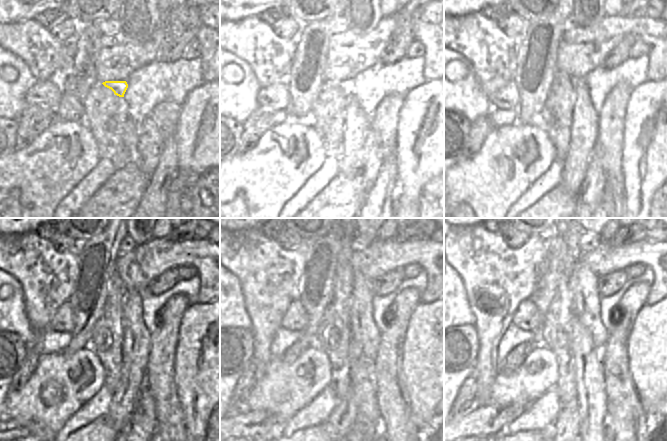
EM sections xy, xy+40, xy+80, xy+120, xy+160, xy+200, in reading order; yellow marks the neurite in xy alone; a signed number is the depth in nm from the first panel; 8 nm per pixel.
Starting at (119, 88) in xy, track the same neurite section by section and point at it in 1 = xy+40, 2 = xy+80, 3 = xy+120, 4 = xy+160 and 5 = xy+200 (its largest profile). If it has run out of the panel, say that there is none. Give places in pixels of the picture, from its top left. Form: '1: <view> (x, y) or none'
1: xy+40 (337, 94)
2: xy+80 (556, 115)
3: xy+120 (107, 338)
4: xy+160 (333, 337)
5: xy+200 (555, 332)

